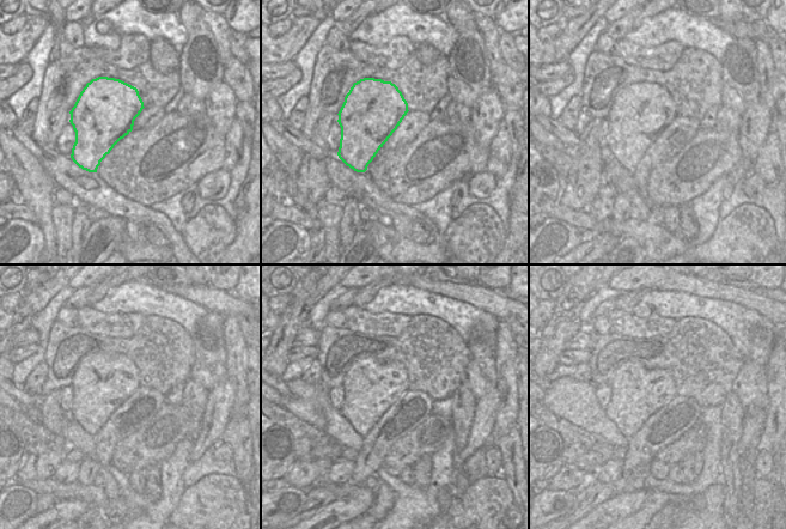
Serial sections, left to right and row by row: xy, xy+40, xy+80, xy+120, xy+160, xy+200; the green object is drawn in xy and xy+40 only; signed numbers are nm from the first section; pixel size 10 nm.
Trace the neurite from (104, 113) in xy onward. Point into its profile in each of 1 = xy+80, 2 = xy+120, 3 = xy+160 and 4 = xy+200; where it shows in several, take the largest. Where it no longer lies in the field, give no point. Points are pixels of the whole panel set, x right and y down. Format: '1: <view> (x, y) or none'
1: xy+80 (639, 113)
2: xy+120 (102, 383)
3: xy+160 (371, 387)
4: xy+200 (637, 393)

